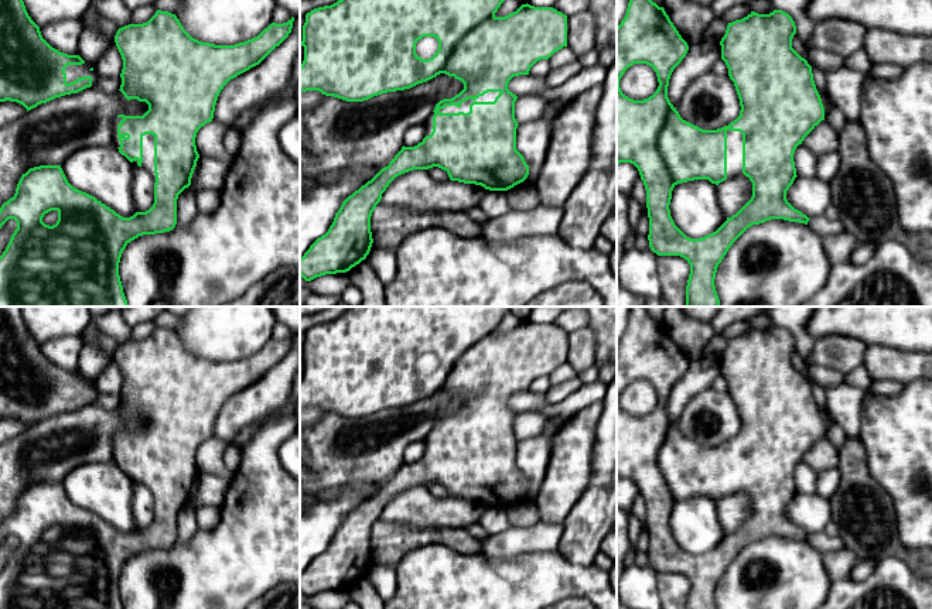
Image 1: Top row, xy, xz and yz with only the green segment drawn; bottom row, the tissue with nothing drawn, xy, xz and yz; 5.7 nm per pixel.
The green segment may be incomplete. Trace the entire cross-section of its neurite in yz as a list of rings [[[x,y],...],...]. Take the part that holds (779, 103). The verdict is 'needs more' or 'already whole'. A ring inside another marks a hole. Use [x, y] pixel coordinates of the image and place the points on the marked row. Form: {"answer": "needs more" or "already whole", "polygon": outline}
{"answer": "needs more", "polygon": [[[629,0],[627,14],[617,27],[617,164],[634,164],[643,181],[651,250],[658,256],[680,256],[690,264],[686,307],[720,307],[714,285],[717,267],[748,227],[771,219],[805,225],[810,219],[788,202],[786,191],[798,177],[795,150],[825,120],[825,107],[812,66],[792,48],[795,34],[795,21],[782,10],[769,14],[751,11],[728,23],[720,41],[721,59],[734,82],[741,110],[728,126],[703,130],[683,120],[668,97],[670,75],[686,57],[689,45],[665,8],[652,0]],[[634,64],[646,64],[656,72],[659,86],[648,99],[629,99],[619,88],[619,79]],[[742,174],[752,182],[752,196],[716,232],[690,239],[675,225],[669,205],[677,184],[709,179],[718,185]]]}

